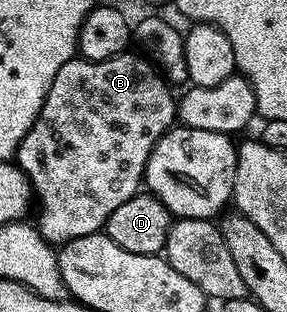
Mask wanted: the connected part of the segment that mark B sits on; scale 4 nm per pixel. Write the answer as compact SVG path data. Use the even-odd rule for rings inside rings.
M133 52L120 53L116 57L109 57L103 61L87 61L85 57L78 55L75 56L74 60L64 63L64 67L60 67L60 71L56 71L56 79L52 79L52 87L48 91L46 102L40 111L40 115L32 123L28 135L24 135L24 139L18 144L16 164L18 168L24 171L27 179L30 180L30 188L36 198L36 213L38 209L36 228L41 233L42 238L45 241L49 241L51 246L61 247L72 239L80 239L84 235L92 235L99 232L112 215L112 211L116 211L116 207L120 207L120 203L128 203L128 199L139 196L146 176L146 164L152 155L154 144L165 133L169 133L175 124L176 97L175 94L170 94L172 92L171 86L166 78L157 72L145 57Z

